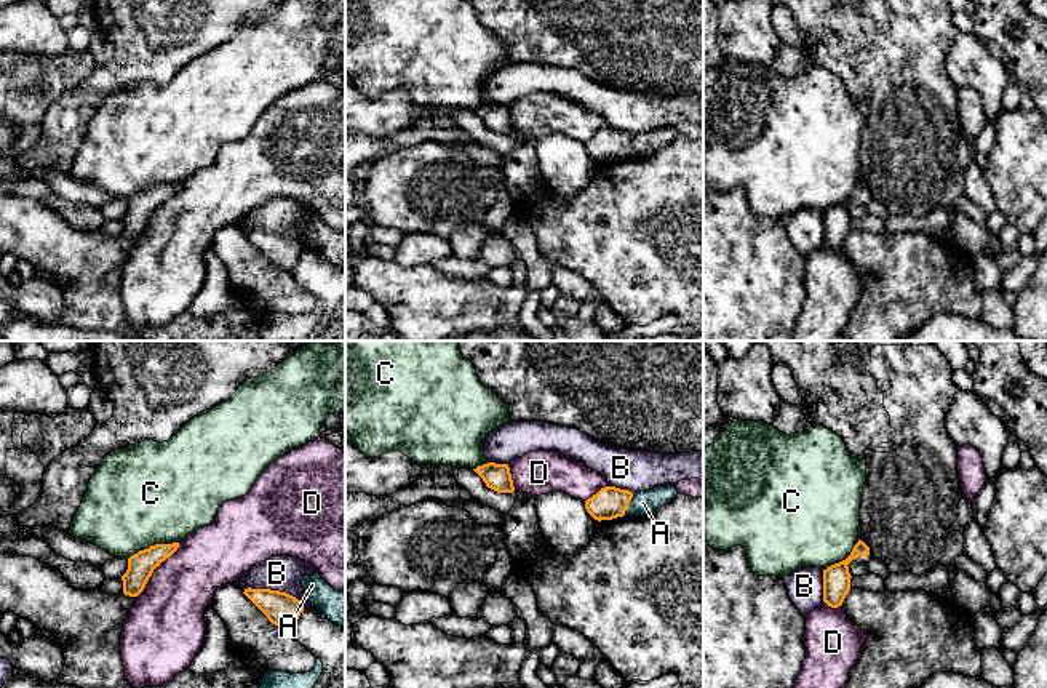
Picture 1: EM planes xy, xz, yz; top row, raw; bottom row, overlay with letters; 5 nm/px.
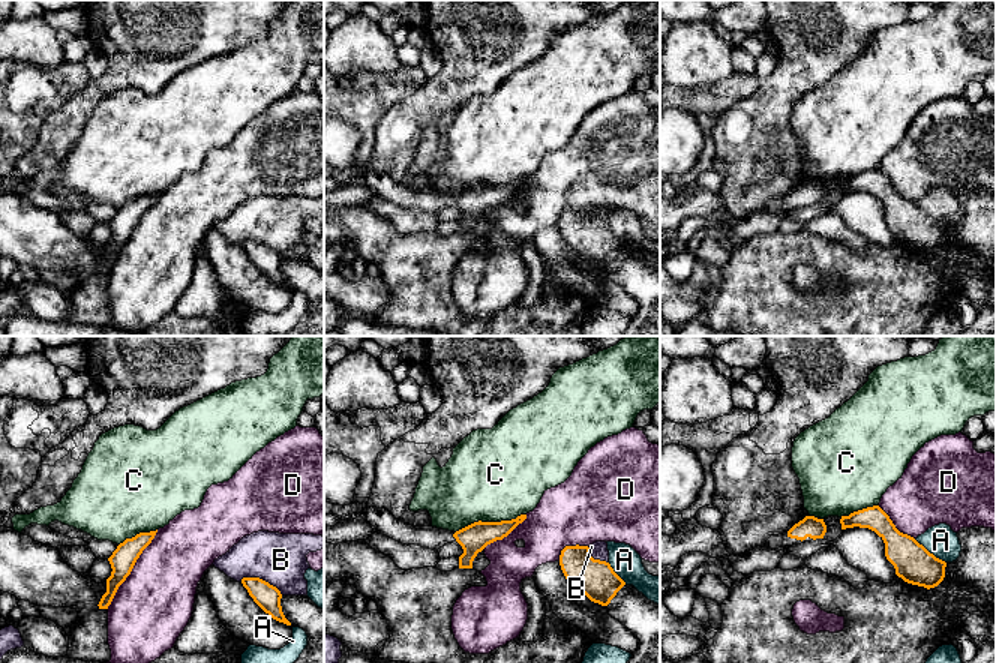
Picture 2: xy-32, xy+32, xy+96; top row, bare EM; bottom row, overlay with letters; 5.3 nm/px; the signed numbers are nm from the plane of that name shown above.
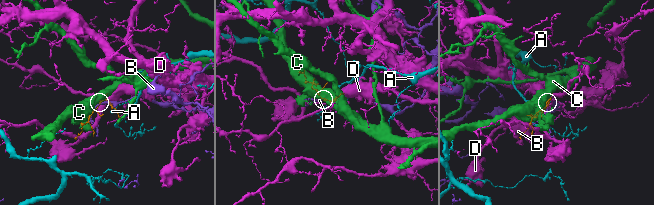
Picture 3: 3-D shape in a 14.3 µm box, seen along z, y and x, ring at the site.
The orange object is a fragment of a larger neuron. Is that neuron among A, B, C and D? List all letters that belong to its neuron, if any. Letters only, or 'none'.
none

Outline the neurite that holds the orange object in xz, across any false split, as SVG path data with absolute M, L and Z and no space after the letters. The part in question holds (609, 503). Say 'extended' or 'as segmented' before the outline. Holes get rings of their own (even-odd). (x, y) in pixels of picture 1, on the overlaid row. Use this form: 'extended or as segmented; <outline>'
as segmented; M604 486L585 501L587 512L598 522L623 517L633 498L628 490Z

